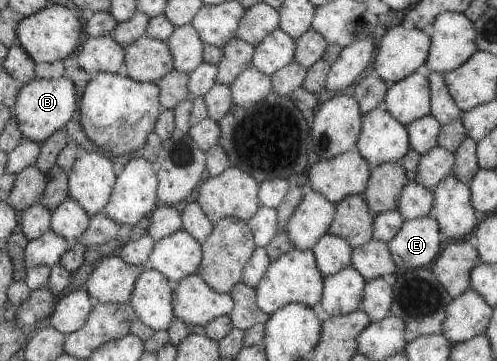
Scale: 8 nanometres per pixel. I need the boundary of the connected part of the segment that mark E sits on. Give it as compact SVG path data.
M430 216L406 220L387 245L398 273L428 267L442 248L438 224Z

